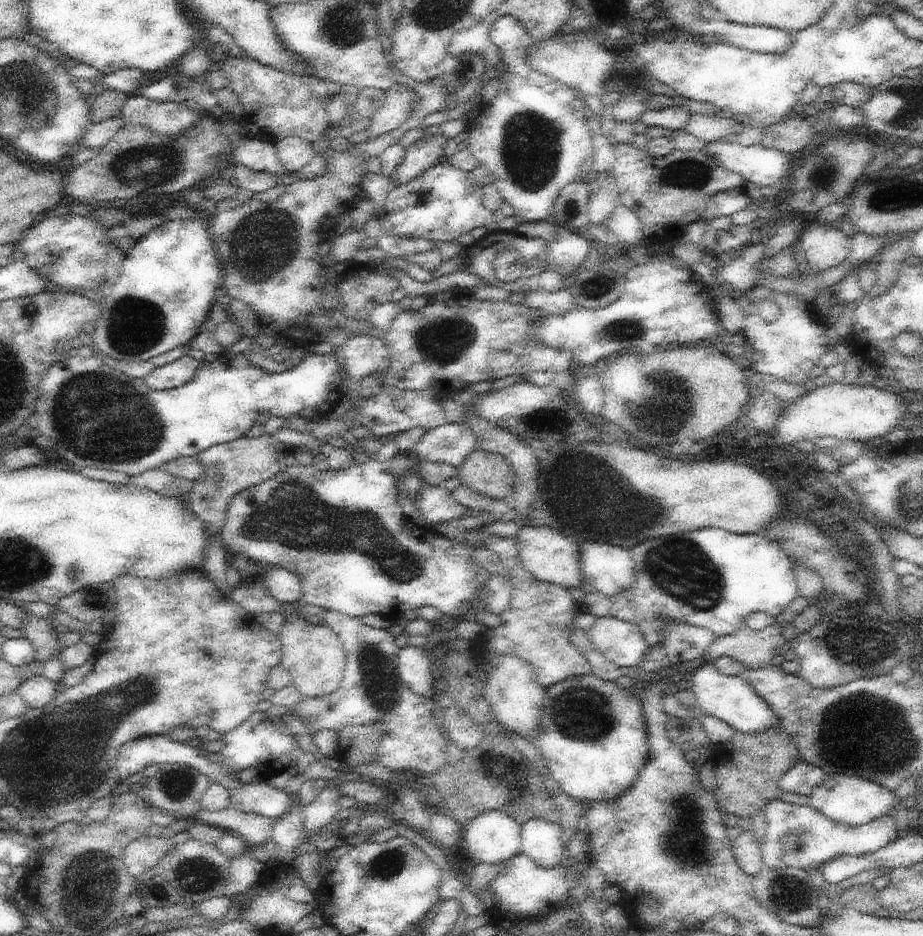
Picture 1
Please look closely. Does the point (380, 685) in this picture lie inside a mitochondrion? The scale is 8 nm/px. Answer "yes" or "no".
yes

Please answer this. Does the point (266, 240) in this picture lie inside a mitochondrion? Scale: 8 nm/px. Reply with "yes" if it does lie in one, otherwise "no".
yes

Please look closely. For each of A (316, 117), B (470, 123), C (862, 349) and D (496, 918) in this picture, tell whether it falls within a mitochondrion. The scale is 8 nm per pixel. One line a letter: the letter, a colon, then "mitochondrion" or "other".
A: other
B: other
C: other
D: other

